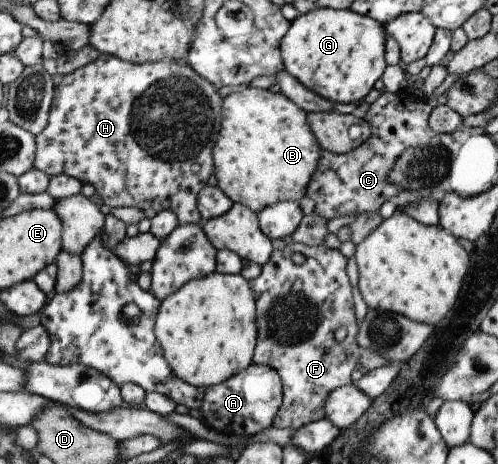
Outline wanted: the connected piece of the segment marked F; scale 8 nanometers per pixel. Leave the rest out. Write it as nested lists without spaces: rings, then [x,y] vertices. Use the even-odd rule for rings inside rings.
[[[297,242],[288,243],[280,249],[272,249],[270,257],[268,257],[268,262],[264,263],[262,266],[260,275],[256,279],[250,279],[247,281],[250,291],[255,300],[255,332],[256,332],[256,345],[254,345],[254,350],[252,353],[252,362],[254,364],[261,364],[274,369],[278,373],[278,378],[280,379],[282,385],[282,395],[281,395],[281,405],[278,411],[276,411],[276,416],[274,417],[271,427],[276,429],[288,428],[296,430],[308,423],[313,423],[314,421],[319,421],[324,418],[324,399],[328,397],[328,393],[331,390],[337,389],[338,387],[343,387],[351,384],[350,374],[354,367],[359,363],[358,357],[361,355],[361,349],[356,345],[355,336],[357,331],[356,318],[354,315],[354,307],[352,303],[351,287],[348,282],[348,277],[345,273],[345,267],[347,264],[347,259],[342,257],[338,250],[328,249],[326,246],[316,245],[316,247],[309,247],[308,245],[301,245]],[[338,327],[344,327],[346,331],[346,337],[340,341],[334,339],[334,331]]]

